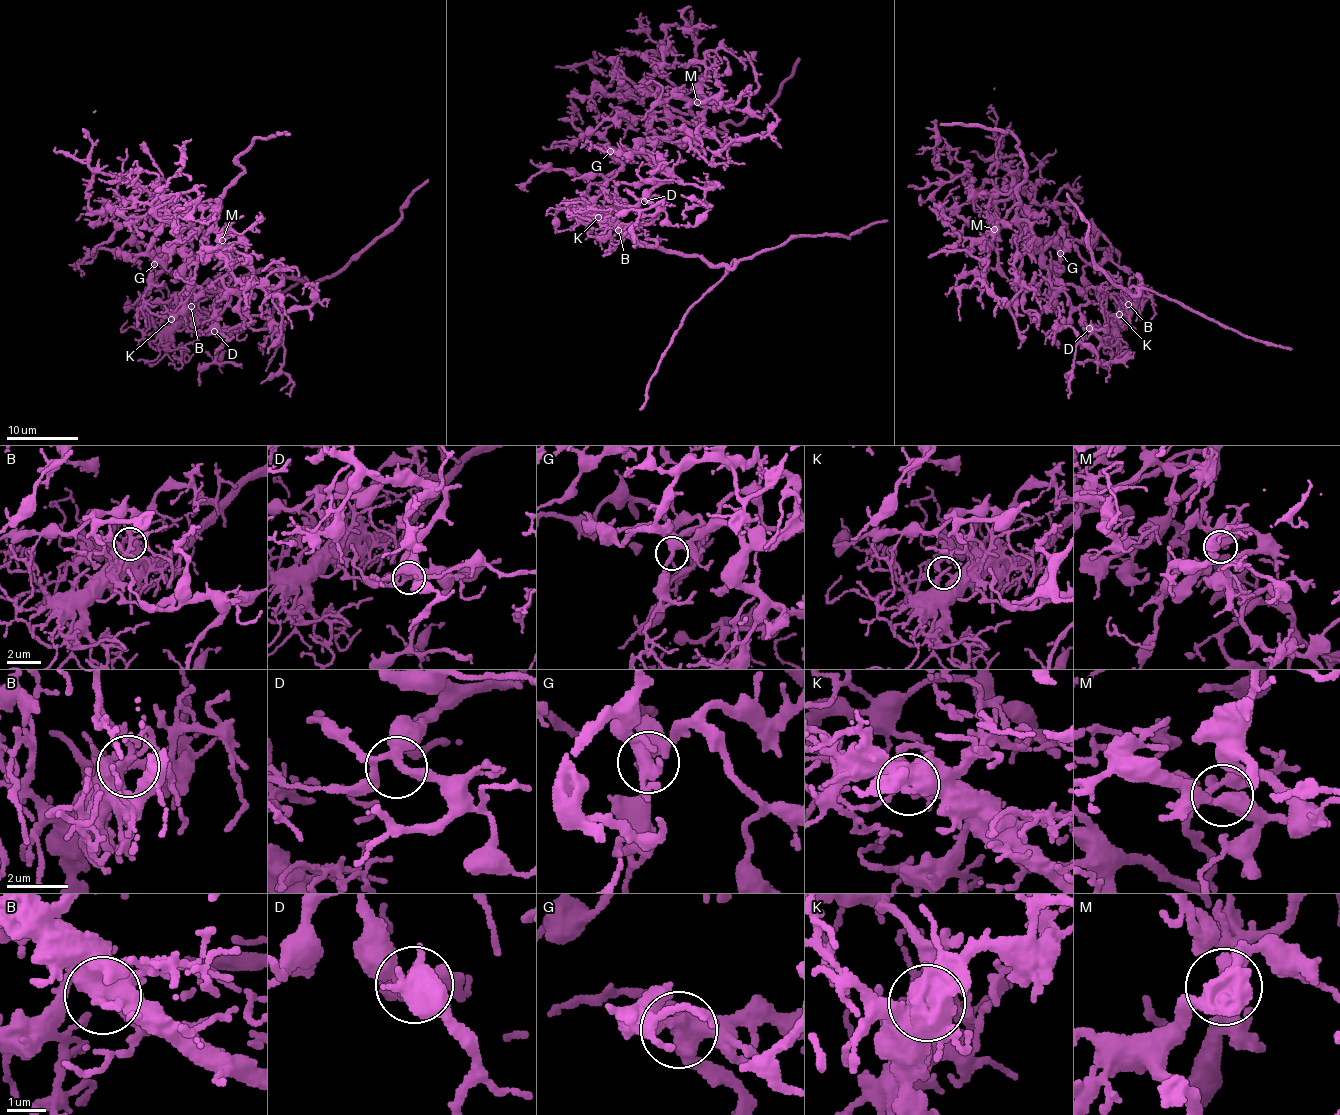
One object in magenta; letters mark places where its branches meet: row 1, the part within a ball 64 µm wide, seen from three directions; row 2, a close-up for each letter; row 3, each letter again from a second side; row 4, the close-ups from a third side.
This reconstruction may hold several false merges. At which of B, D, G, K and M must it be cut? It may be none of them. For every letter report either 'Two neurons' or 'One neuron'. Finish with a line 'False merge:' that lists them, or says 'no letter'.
B: One neuron
D: One neuron
G: One neuron
K: Two neurons
M: One neuron
False merge: K

